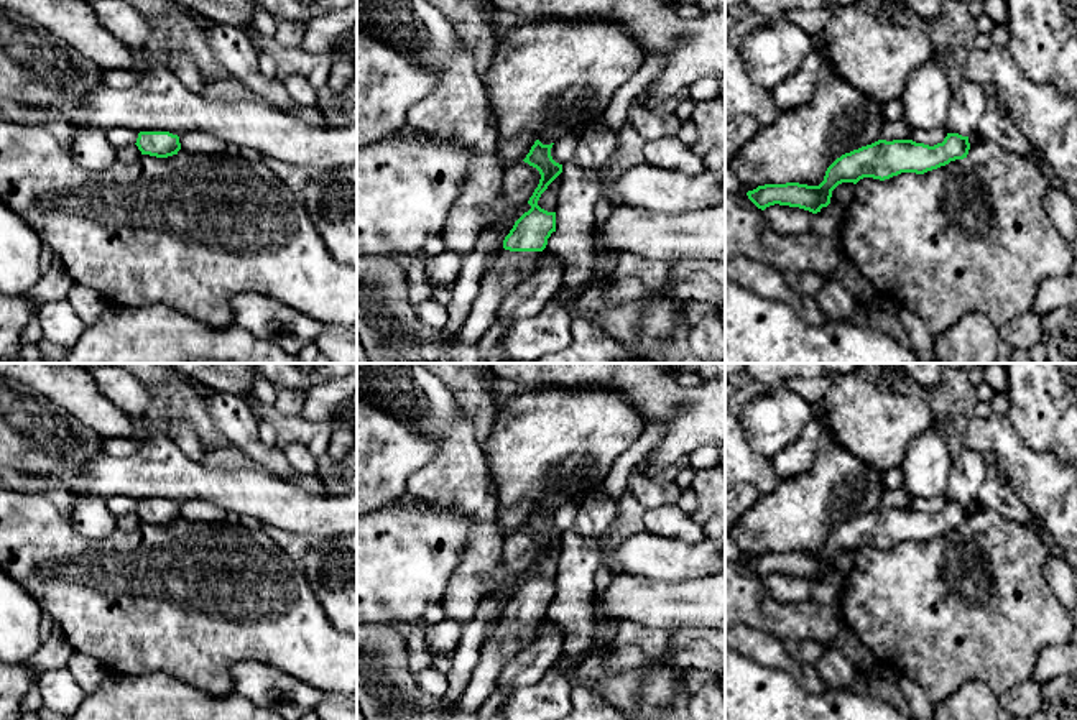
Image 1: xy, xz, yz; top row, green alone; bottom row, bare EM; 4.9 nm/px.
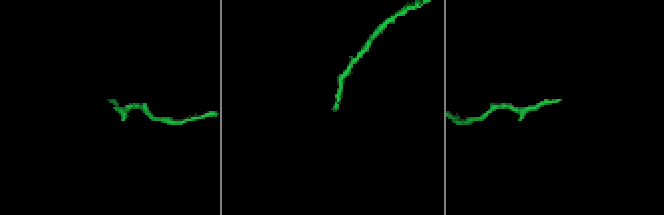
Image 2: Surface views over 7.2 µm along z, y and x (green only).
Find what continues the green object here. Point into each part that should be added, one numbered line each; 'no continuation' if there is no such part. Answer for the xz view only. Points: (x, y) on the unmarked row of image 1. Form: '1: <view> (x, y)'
1: xz (510, 636)

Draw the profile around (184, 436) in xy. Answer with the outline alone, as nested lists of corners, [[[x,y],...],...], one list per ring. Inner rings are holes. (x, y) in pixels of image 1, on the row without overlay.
[[[168,418],[164,432],[176,442],[176,445],[192,460],[201,462],[207,449],[201,441],[191,422]]]

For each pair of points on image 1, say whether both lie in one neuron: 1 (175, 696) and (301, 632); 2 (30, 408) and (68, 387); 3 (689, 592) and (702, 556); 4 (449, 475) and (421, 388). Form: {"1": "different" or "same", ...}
{"1": "different", "2": "different", "3": "different", "4": "same"}

